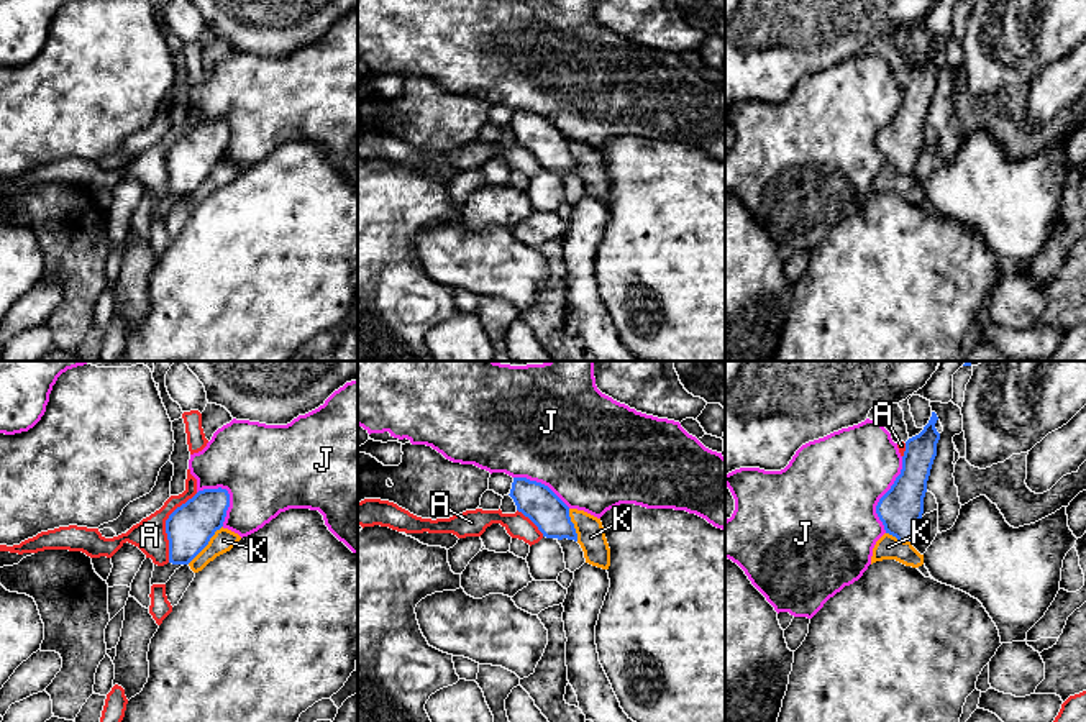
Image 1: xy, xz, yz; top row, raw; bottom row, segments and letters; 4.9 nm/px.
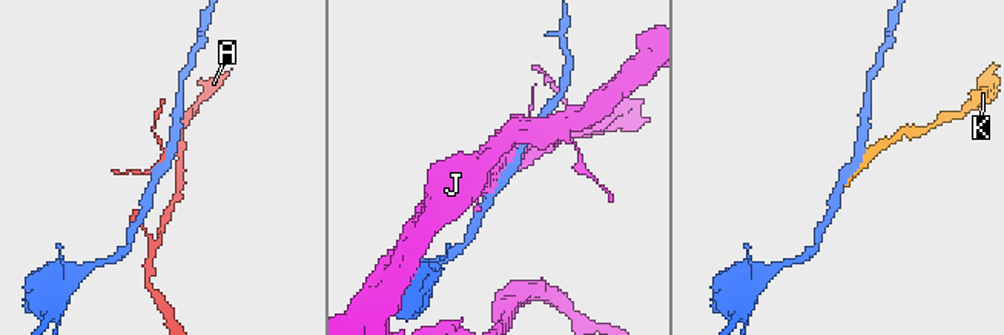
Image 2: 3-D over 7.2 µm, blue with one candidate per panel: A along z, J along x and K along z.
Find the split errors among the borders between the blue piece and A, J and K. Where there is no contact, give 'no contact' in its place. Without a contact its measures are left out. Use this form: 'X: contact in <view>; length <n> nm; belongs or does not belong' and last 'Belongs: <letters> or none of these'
A: contact in xy; length 380 nm; does not belong
J: contact in yz; length 380 nm; does not belong
K: contact in xy; length 260 nm; does not belong
Belongs: none of these

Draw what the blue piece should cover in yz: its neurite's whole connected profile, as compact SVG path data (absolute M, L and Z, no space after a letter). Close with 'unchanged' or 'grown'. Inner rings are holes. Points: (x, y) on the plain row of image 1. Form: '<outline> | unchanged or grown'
M932 44L924 62L906 74L901 107L876 138L876 146L886 166L899 174L912 172L924 146L927 113L940 72L935 61L937 53L937 46Z | unchanged

